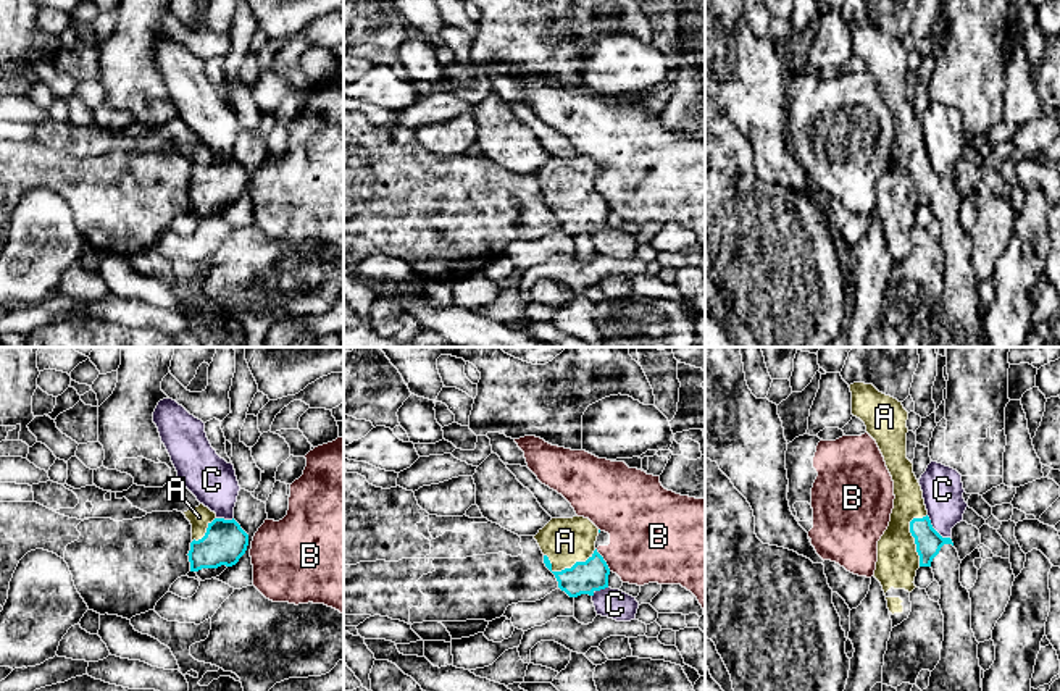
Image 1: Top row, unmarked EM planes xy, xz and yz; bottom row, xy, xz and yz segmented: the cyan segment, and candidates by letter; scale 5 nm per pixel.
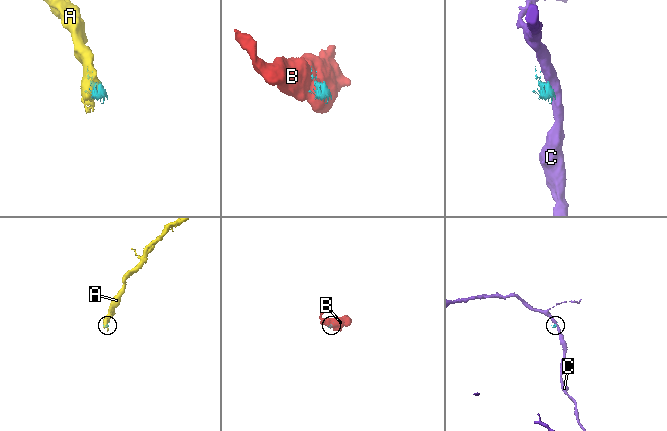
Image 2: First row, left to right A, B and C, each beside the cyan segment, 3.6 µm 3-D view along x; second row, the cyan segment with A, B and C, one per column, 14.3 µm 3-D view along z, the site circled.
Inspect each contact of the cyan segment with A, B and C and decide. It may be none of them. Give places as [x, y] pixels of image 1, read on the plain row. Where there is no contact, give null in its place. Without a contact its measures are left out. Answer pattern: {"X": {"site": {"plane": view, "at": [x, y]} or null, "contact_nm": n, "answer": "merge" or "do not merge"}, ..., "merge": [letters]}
{"A": {"site": {"plane": "xz", "at": [567, 207]}, "contact_nm": 260, "answer": "merge"}, "B": {"site": {"plane": "xz", "at": [604, 199]}, "contact_nm": 130, "answer": "do not merge"}, "C": {"site": {"plane": "yz", "at": [934, 168]}, "contact_nm": 170, "answer": "do not merge"}, "merge": ["A"]}

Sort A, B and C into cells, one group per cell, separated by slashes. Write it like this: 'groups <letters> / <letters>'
groups A / B / C

